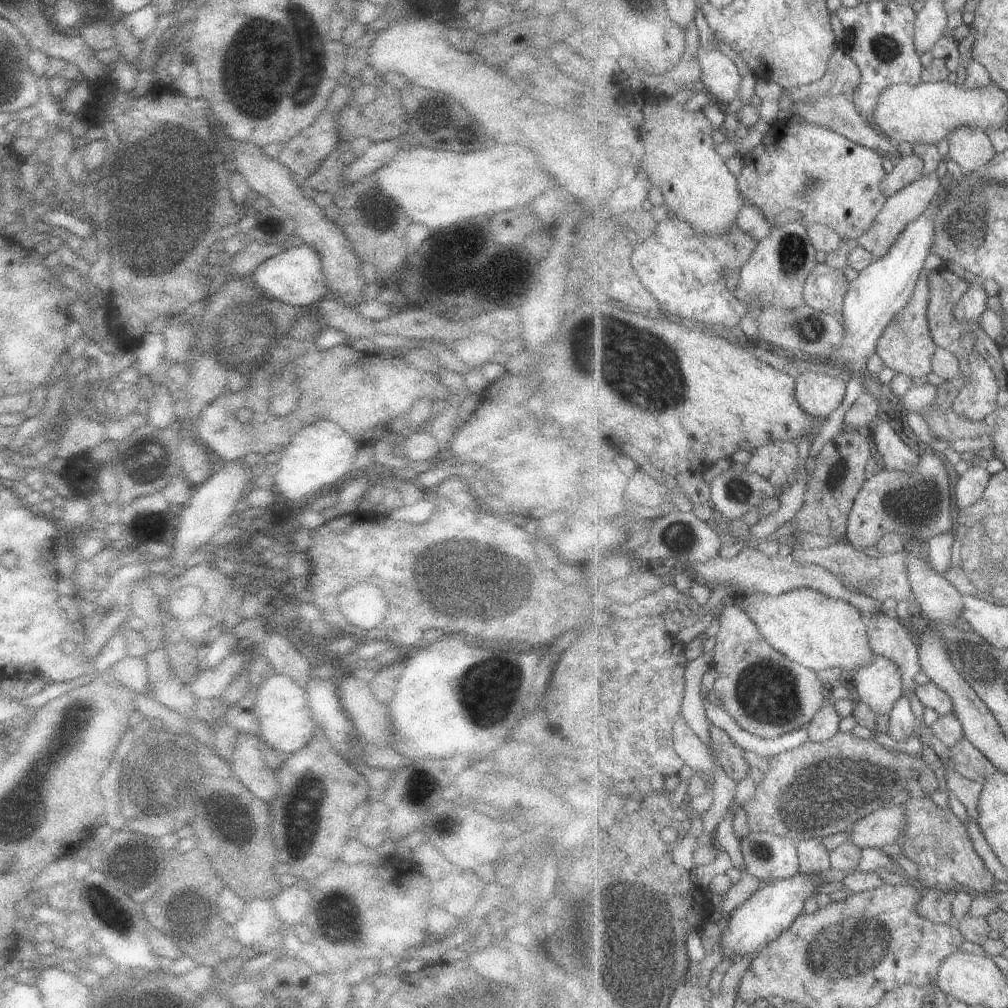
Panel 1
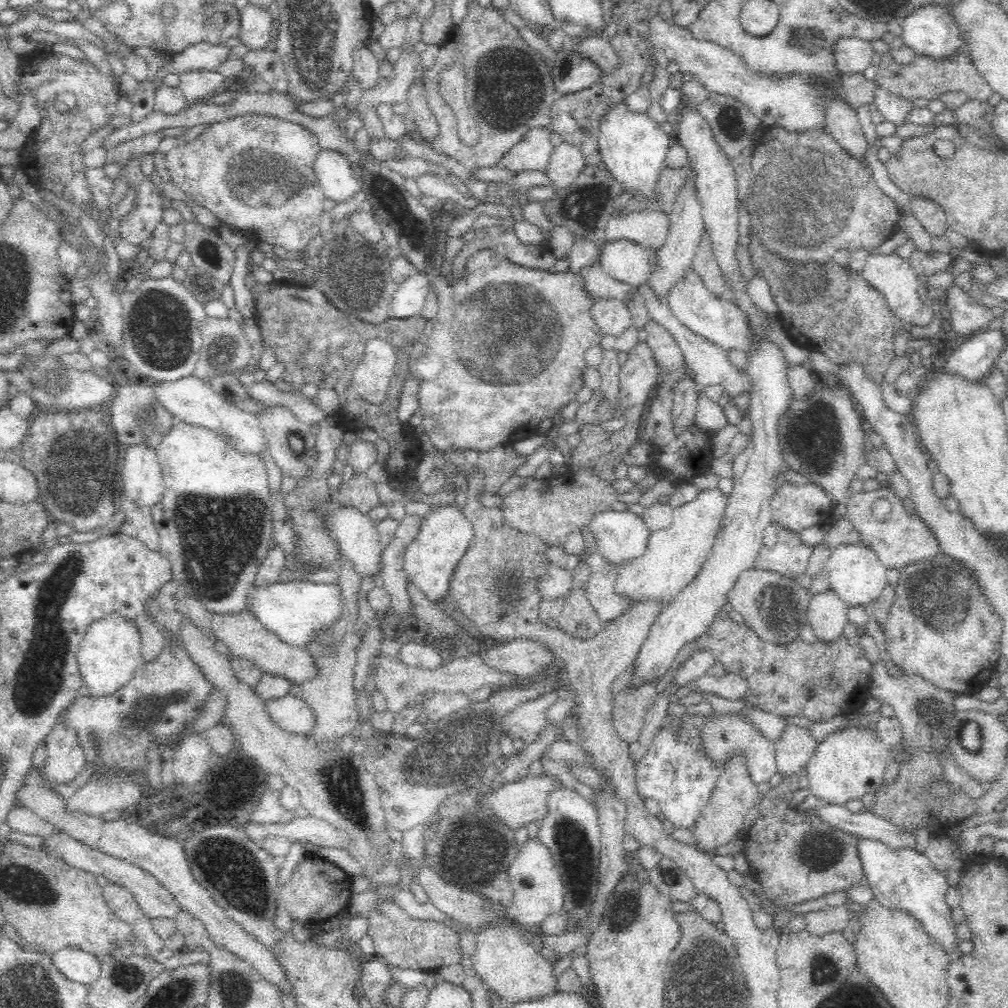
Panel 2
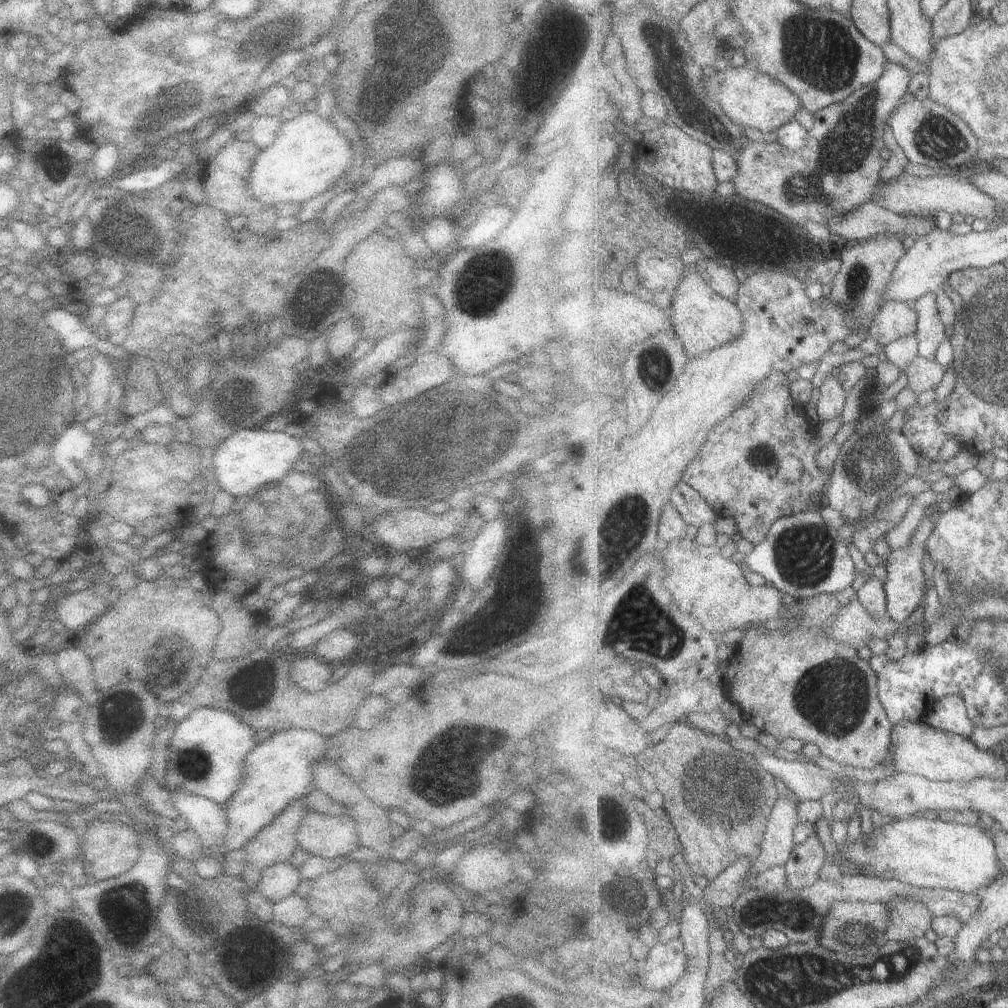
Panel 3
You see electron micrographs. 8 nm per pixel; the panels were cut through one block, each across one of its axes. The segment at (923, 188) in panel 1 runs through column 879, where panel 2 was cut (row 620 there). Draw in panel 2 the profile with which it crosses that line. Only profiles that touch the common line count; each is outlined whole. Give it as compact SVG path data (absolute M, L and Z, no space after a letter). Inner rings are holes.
M248 610L232 614L213 614L213 626L210 630L220 642L228 646L233 657L242 656L253 662L263 673L280 676L291 683L301 684L316 678L318 671L316 659L306 647L286 644Z

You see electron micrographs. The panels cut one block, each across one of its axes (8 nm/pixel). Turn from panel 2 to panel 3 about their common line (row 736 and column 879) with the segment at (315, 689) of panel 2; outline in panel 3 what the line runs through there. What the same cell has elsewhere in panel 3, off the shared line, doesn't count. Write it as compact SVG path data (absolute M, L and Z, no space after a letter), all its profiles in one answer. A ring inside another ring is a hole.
M887 301L876 316L865 337L885 346L918 329L919 316L911 303Z

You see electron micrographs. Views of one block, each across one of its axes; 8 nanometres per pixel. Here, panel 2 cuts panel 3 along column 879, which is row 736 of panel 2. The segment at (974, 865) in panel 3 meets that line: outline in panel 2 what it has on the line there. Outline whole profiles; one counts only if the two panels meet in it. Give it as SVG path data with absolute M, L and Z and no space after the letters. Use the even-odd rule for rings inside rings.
M849 725L829 734L817 746L814 756L805 766L811 794L823 803L844 806L851 800L874 793L884 780L886 766L892 759L890 747L885 745L869 726Z

